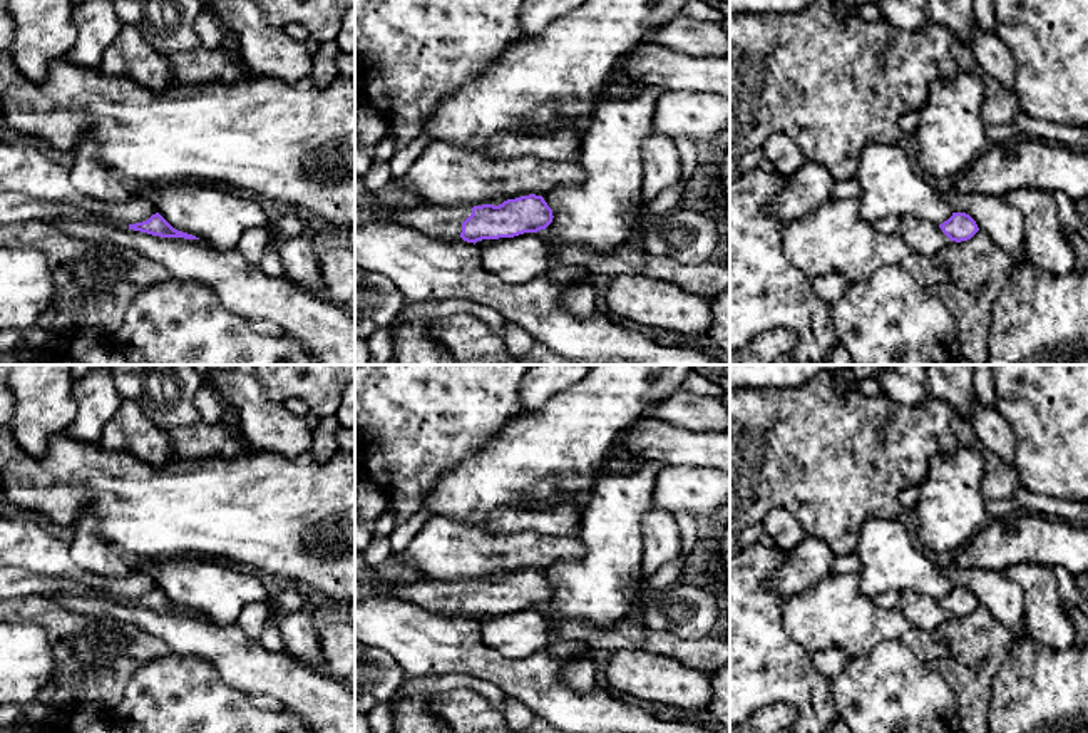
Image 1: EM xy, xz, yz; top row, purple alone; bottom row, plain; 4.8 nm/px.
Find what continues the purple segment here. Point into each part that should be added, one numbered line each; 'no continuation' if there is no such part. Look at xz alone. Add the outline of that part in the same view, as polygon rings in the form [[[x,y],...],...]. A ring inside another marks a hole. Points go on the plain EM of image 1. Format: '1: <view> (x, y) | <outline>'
1: xz (432, 594) | [[[355,551],[355,579],[360,576],[372,577],[378,586],[388,587],[400,599],[434,613],[460,611],[462,597],[472,589],[474,582],[439,581],[432,577],[415,582],[382,581],[378,577],[378,566],[368,564],[362,552]]]

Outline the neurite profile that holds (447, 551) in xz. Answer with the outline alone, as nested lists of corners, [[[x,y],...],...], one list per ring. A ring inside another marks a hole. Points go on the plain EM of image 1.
[[[434,517],[397,556],[432,579],[482,581],[509,571],[546,571],[554,562],[581,559],[582,544],[577,537],[539,534],[536,531],[489,532],[479,527],[465,527],[445,517]]]

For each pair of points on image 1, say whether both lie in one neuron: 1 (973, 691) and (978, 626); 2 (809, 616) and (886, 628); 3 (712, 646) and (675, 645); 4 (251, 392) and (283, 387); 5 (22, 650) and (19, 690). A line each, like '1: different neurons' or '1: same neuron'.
1: same neuron
2: same neuron
3: same neuron
4: different neurons
5: same neuron

